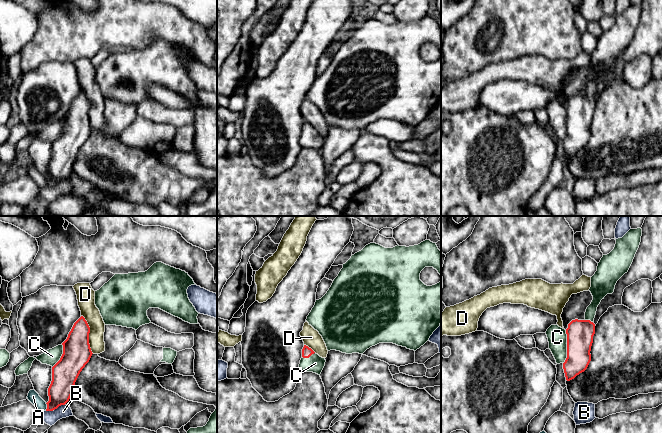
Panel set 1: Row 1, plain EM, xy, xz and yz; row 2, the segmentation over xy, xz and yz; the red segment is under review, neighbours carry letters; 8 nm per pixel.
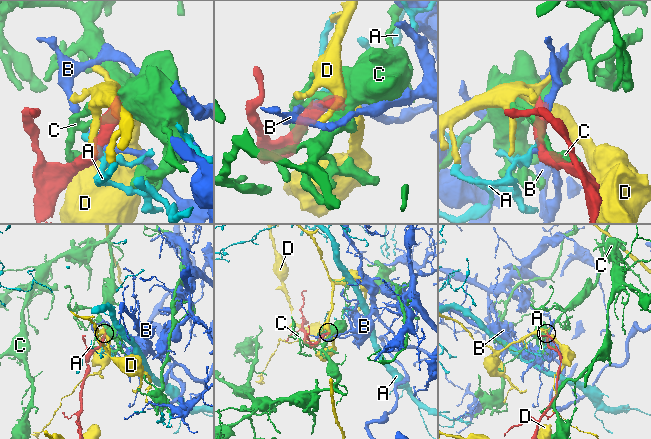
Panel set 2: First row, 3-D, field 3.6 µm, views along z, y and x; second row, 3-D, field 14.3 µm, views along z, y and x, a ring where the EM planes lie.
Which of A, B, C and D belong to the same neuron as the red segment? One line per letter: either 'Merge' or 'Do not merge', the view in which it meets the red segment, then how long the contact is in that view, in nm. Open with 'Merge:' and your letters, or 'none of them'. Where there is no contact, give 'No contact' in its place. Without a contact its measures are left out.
Merge: C
A: Do not merge. Touches red in xy. Shared border 60 nm
B: Do not merge. Touches red in xy. Shared border 100 nm
C: Merge. Touches red in yz. Shared border 280 nm
D: Do not merge. Touches red in xy. Shared border 320 nm

